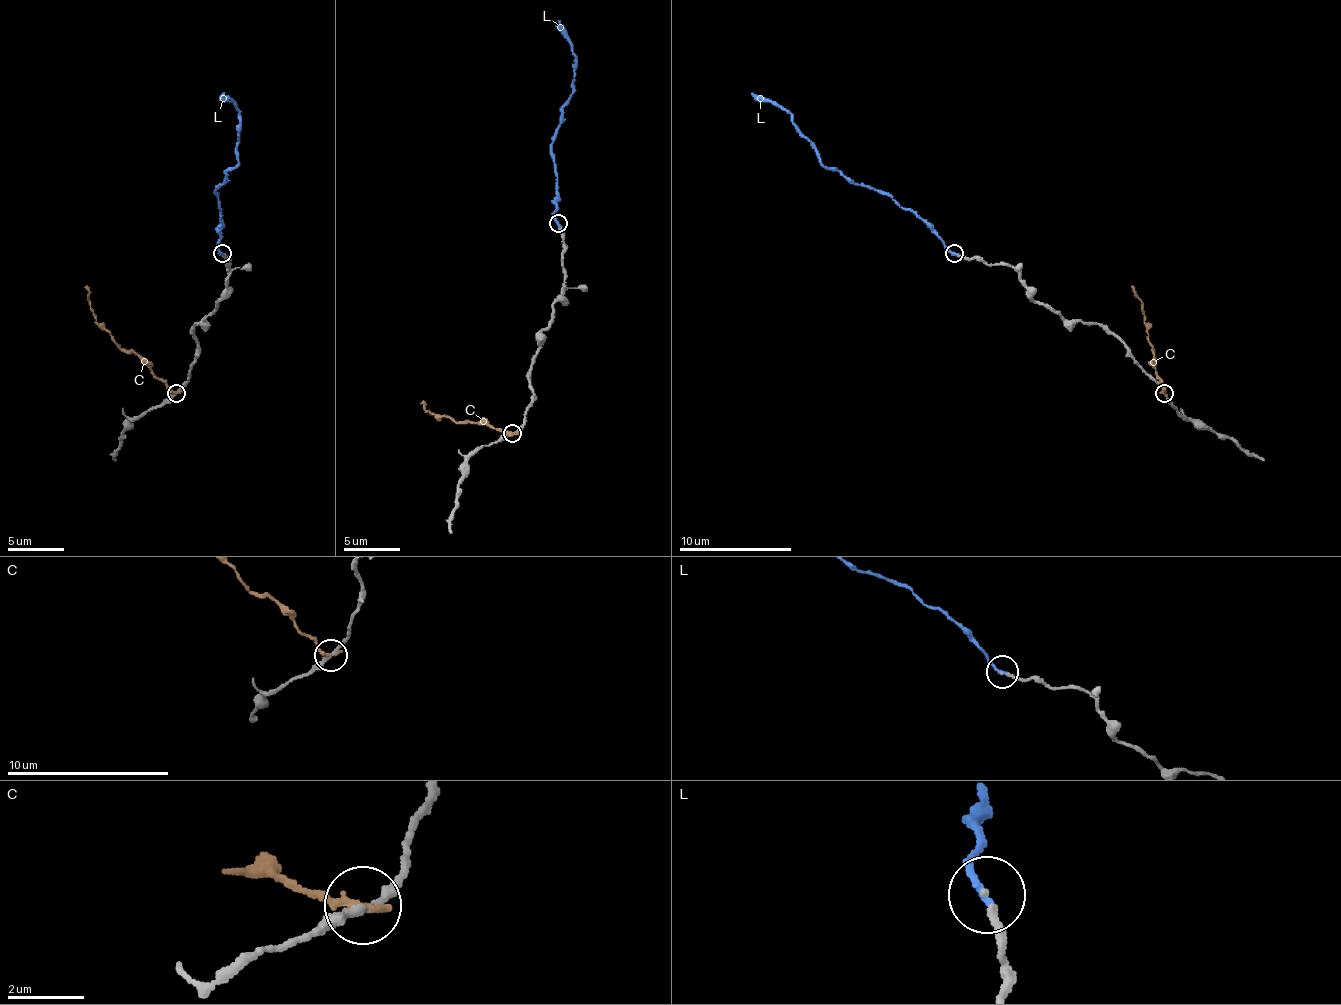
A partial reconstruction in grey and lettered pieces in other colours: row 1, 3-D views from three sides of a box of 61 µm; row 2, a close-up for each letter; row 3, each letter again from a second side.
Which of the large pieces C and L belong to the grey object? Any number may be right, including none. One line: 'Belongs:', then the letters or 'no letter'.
Belongs: L

